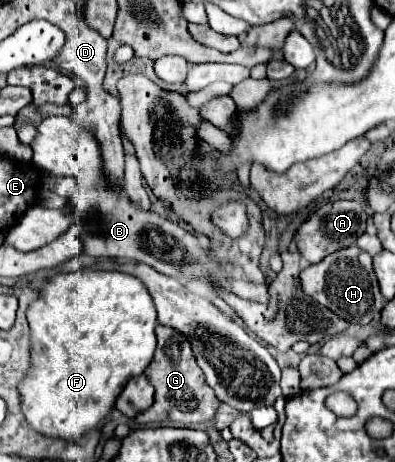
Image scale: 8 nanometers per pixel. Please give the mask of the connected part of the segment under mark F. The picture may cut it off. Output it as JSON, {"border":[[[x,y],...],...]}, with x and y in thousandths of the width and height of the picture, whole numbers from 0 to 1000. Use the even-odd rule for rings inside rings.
{"border":[[[200,582],[190,591],[139,591],[104,613],[99,647],[68,669],[78,712],[78,799],[48,829],[58,898],[78,924],[124,946],[205,950],[261,903],[276,898],[296,855],[332,816],[367,803],[392,760],[397,673],[387,643],[352,600],[311,587]]]}

